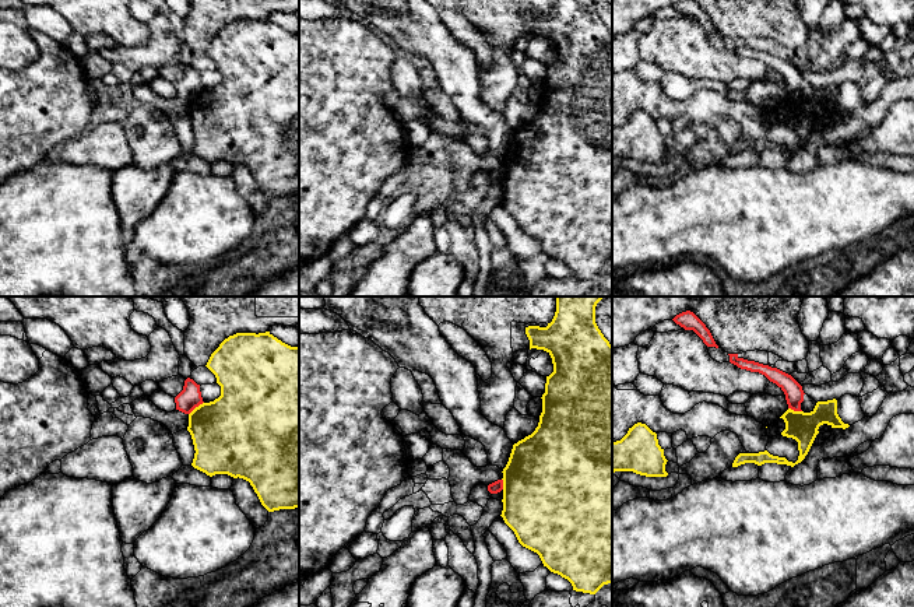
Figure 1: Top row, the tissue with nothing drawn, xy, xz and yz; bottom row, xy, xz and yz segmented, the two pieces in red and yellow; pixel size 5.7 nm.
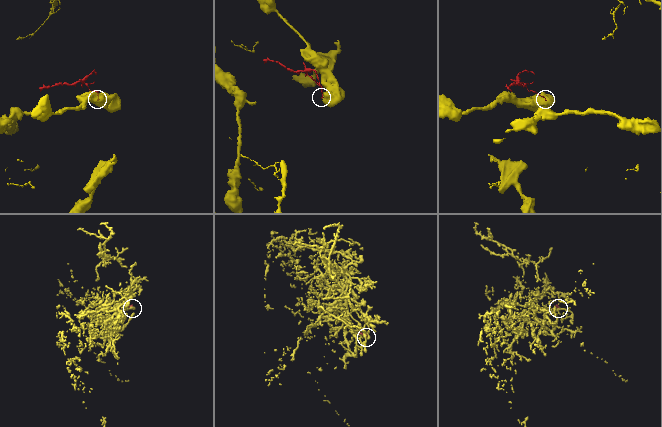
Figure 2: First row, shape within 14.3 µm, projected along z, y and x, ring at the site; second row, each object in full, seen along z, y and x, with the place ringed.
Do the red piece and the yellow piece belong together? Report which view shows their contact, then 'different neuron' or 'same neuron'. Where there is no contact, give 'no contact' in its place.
contact in xy; different neuron

